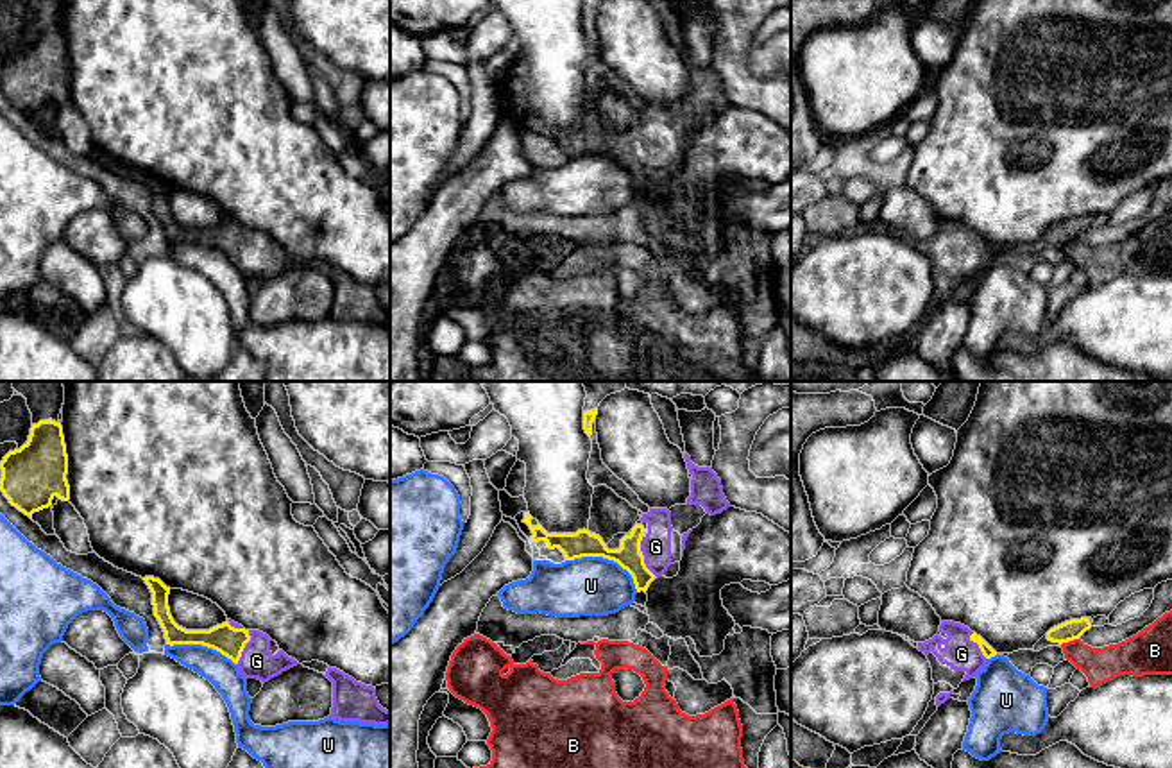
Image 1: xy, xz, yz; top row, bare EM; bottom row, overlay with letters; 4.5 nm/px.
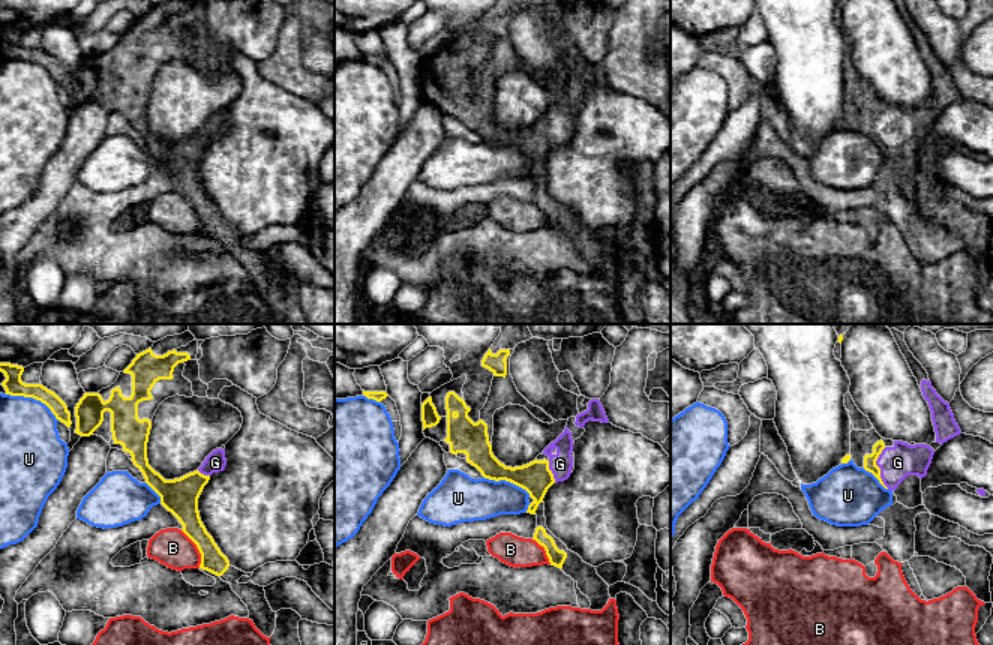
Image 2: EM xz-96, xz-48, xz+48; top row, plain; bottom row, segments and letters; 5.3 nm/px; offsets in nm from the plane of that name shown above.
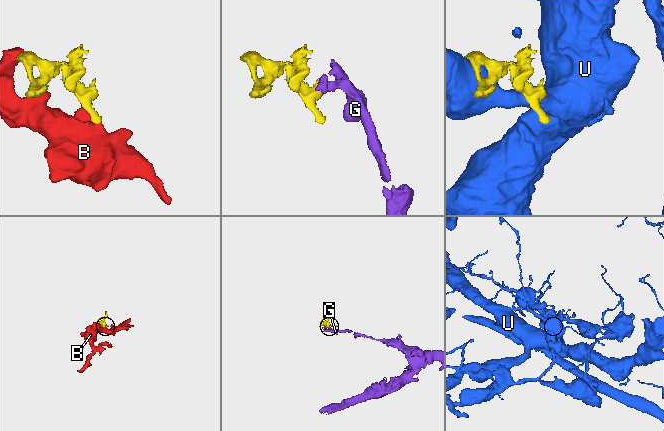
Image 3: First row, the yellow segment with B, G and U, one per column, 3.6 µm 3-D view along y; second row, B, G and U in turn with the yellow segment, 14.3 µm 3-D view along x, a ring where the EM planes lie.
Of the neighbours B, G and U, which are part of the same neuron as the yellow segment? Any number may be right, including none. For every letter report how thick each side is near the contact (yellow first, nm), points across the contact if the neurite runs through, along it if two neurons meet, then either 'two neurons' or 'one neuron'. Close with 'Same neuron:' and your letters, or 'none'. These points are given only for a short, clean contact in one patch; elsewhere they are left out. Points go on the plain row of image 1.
B: 90 nm thick on the yellow side, 160 nm on the other; two neurons
G: 120 nm thick on the yellow side, 140 nm on the other; runs through xz (630, 156), (643, 156), (655, 145); one neuron
U: 120 nm thick on the yellow side, 280 nm on the other; two neurons
Same neuron: G

